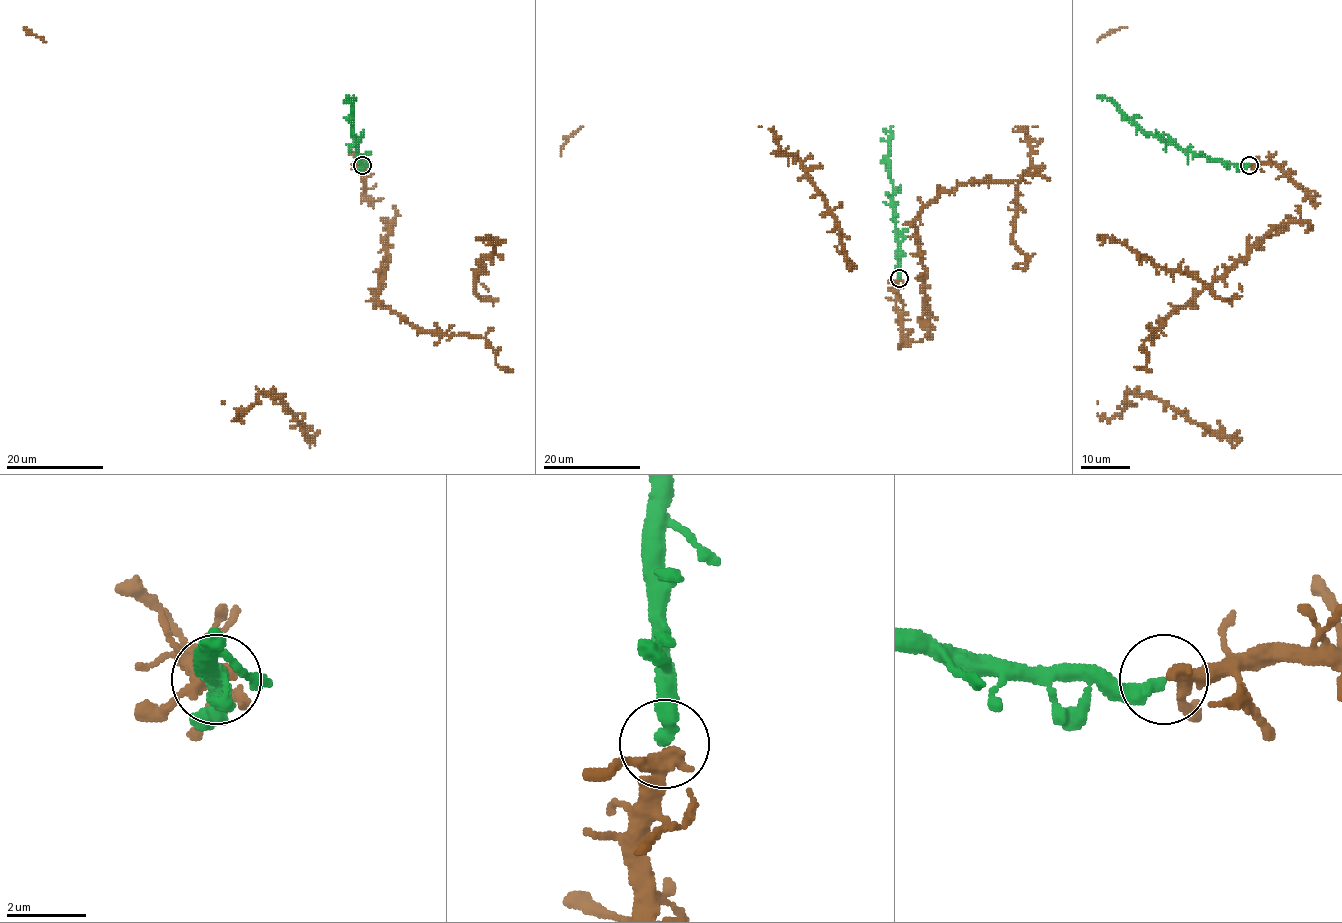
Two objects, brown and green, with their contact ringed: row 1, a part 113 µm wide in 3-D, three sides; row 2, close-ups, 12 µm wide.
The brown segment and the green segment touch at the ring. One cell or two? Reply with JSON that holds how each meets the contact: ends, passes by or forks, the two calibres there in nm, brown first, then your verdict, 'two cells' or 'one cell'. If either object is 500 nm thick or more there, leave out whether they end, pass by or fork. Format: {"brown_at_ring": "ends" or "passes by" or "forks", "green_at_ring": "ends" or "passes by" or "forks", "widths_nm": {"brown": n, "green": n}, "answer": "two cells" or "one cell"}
{"brown_at_ring": "passes by", "green_at_ring": "ends", "widths_nm": {"brown": 340, "green": 360}, "answer": "one cell"}

